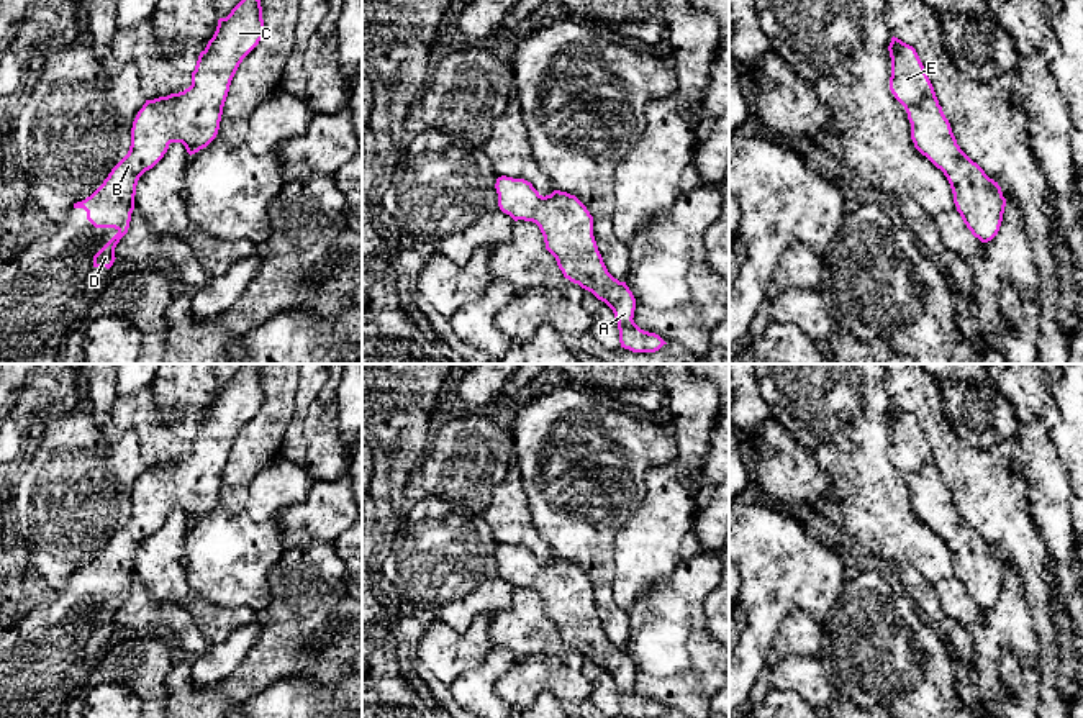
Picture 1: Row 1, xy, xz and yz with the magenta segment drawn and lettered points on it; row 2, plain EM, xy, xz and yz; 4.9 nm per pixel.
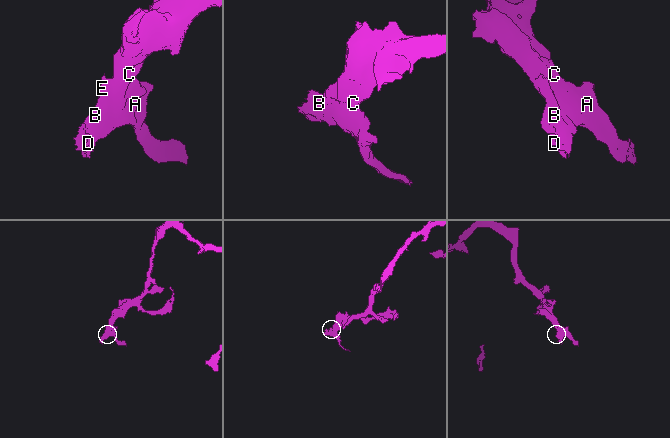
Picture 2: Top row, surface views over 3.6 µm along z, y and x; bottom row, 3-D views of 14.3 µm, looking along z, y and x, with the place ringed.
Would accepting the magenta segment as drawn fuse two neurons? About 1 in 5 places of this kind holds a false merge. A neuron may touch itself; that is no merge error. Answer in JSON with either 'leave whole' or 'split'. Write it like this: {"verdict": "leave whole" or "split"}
{"verdict": "leave whole"}

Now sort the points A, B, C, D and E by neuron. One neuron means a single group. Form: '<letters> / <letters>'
A B C D E

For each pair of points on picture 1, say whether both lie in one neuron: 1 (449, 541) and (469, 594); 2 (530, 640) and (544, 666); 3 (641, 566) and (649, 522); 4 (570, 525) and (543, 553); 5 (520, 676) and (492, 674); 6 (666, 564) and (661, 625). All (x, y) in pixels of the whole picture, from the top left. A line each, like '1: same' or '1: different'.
1: same
2: different
3: same
4: different
5: different
6: different

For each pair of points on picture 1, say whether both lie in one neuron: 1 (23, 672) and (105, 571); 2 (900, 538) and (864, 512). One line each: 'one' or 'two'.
1: one
2: one

